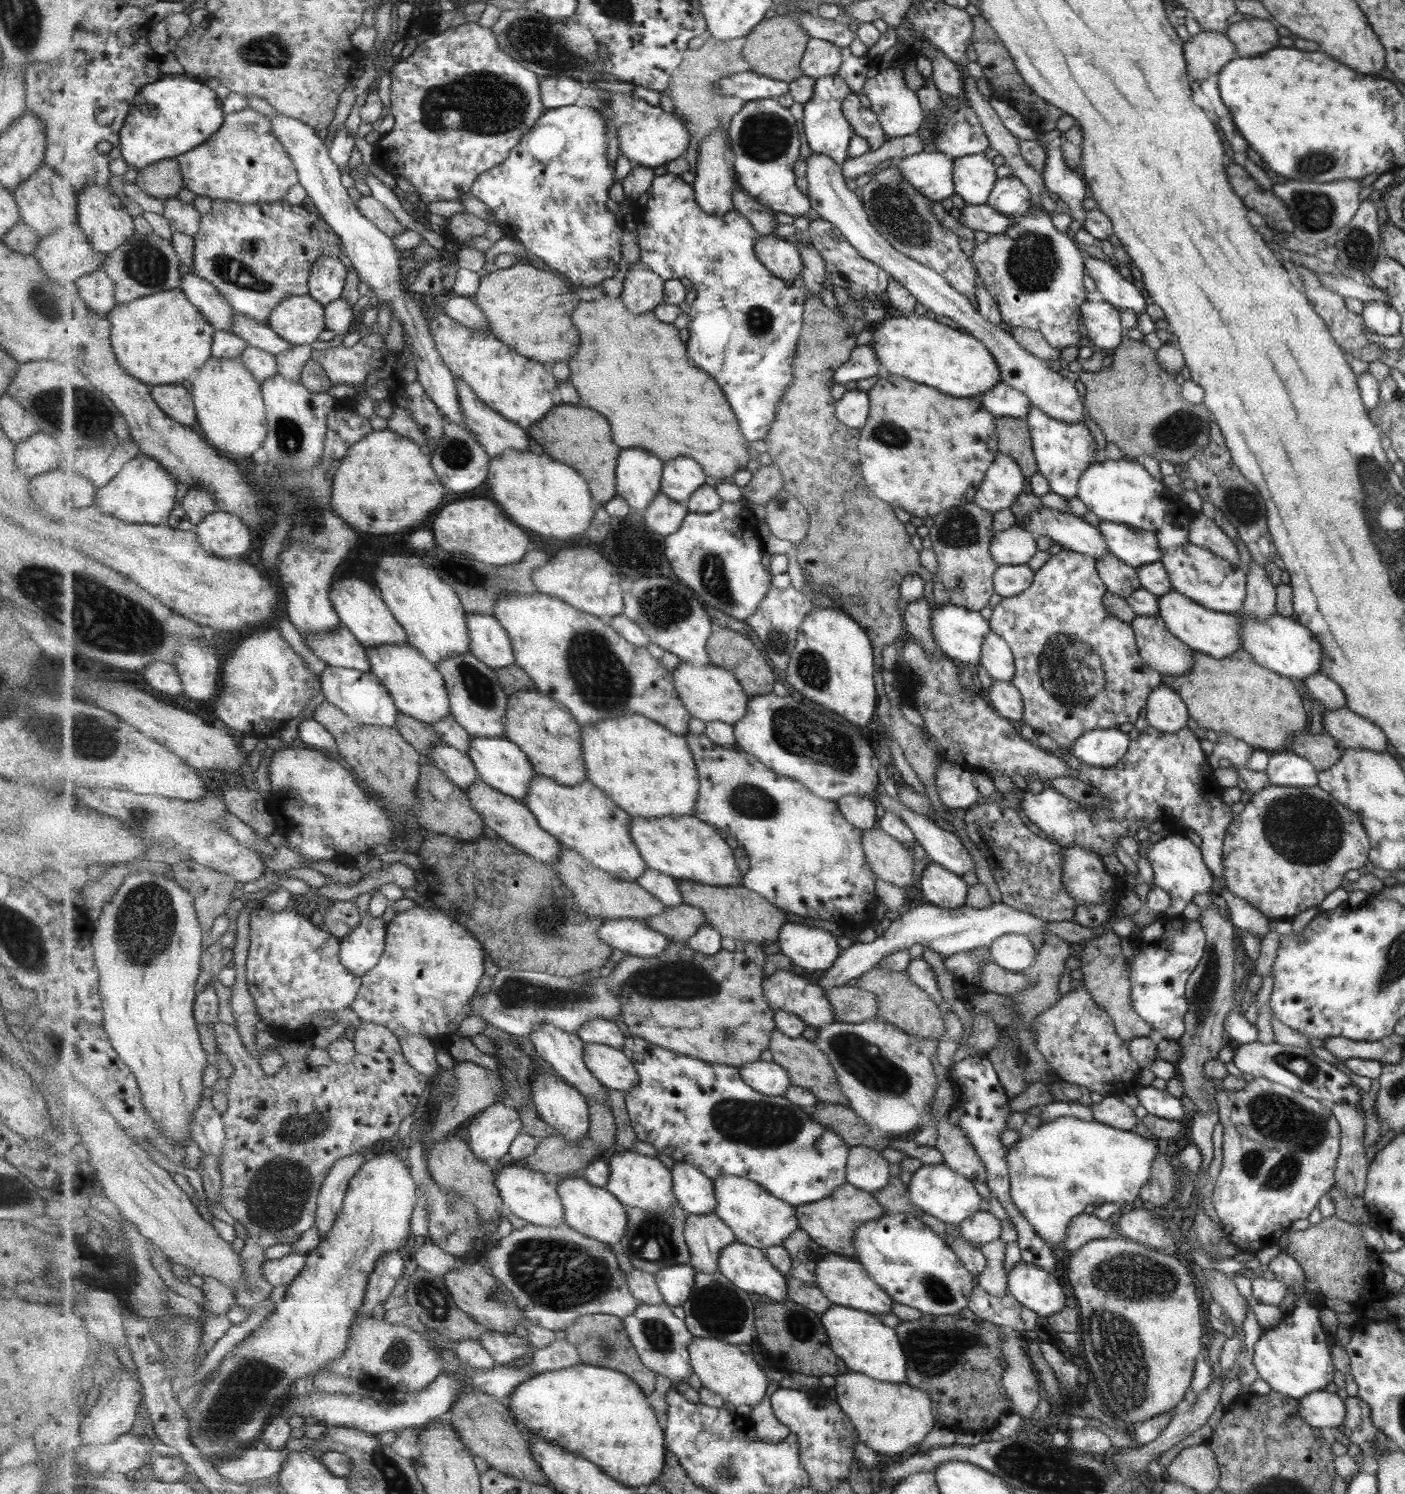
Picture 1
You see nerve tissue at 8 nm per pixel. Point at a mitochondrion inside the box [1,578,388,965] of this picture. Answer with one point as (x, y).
(88, 736)

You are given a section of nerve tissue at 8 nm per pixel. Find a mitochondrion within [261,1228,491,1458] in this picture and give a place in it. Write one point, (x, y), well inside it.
(434, 1301)

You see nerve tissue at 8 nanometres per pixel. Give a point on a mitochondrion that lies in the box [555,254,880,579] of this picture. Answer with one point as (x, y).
(758, 320)

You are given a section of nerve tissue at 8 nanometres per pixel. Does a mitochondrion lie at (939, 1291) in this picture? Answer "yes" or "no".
yes

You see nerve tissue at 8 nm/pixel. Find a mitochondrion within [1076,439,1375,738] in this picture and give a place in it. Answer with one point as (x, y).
(1244, 509)

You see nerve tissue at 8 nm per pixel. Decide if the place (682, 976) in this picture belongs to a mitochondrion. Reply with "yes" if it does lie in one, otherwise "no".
yes

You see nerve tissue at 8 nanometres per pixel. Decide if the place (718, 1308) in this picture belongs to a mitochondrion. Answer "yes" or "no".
yes

